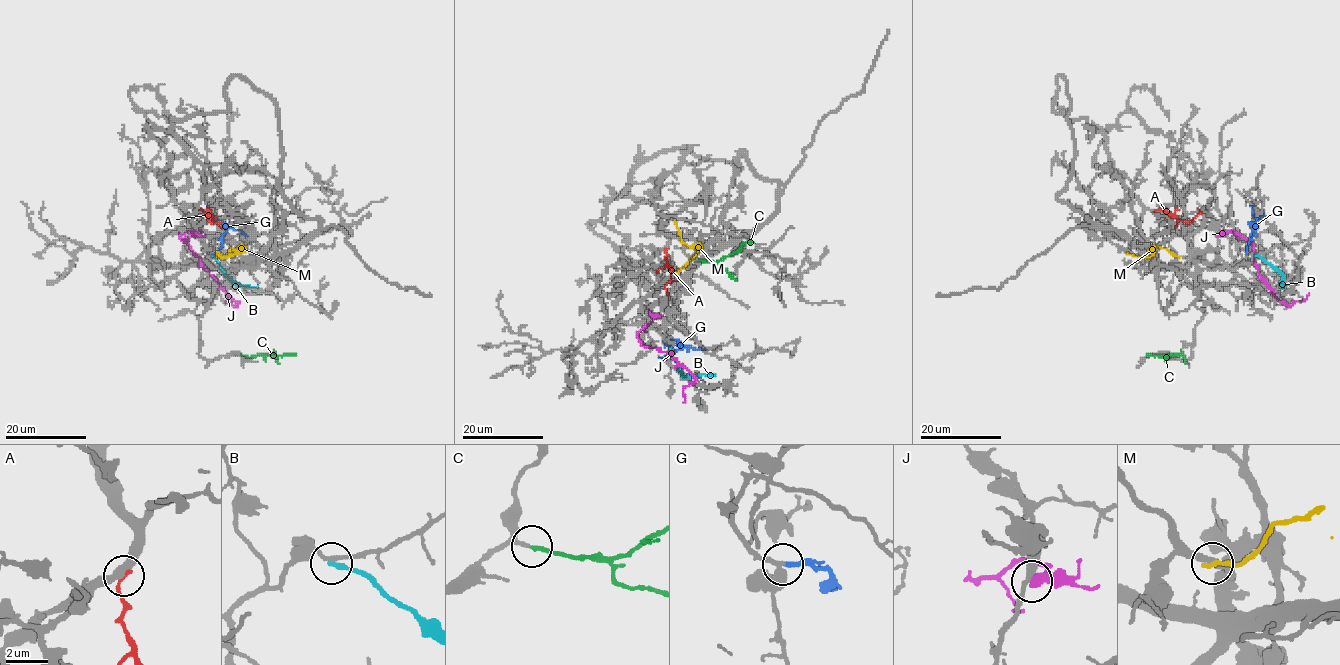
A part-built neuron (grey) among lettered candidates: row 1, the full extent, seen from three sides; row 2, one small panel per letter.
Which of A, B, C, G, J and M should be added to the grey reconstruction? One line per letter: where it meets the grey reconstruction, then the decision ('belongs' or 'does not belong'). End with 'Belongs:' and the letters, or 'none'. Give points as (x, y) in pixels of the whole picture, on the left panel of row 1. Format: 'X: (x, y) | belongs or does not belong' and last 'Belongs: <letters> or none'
A: (209, 210) | does not belong
B: (212, 255) | does not belong
C: (241, 355) | belongs
G: (213, 254) | belongs
J: (191, 234) | does not belong
M: (220, 256) | does not belong
Belongs: C, G

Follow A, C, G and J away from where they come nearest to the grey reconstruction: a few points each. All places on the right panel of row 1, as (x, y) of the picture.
A: (1155, 210), (1164, 209), (1171, 216), (1187, 221), (1201, 212), (1198, 207)
C: (1166, 355), (1168, 357), (1149, 354)
G: (1246, 255), (1251, 228), (1257, 221), (1252, 214), (1254, 205)
J: (1217, 234), (1233, 230), (1252, 244), (1258, 274), (1283, 302), (1291, 305), (1303, 300), (1309, 293)

